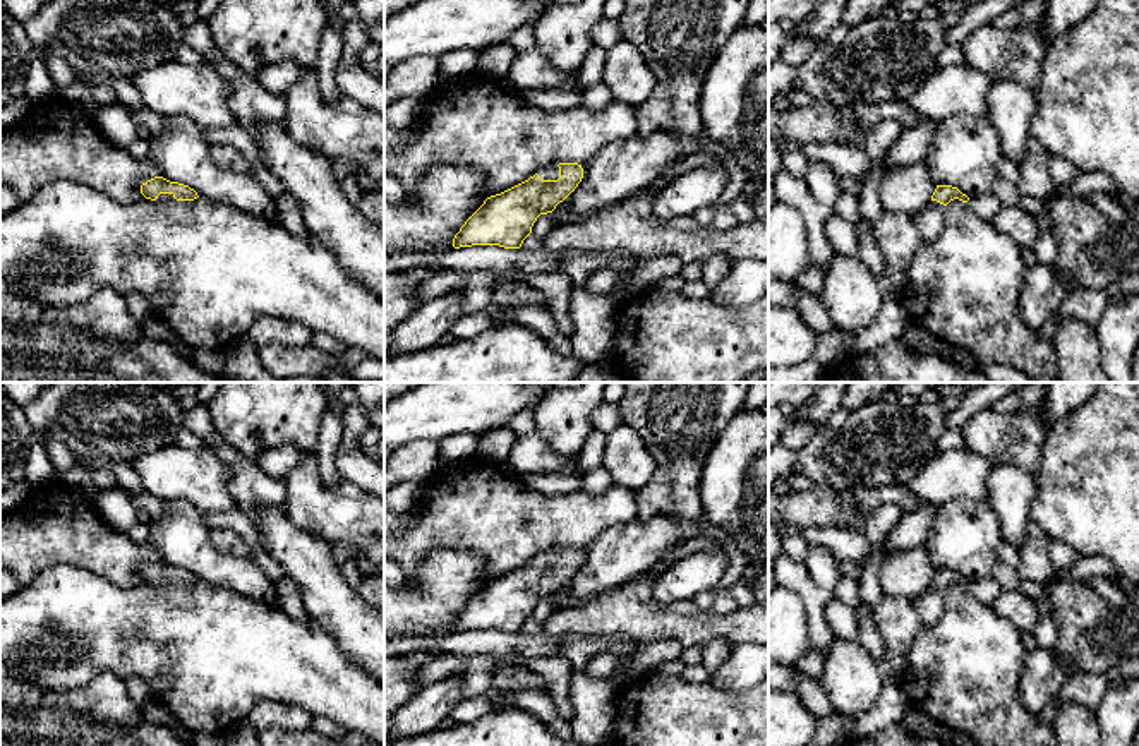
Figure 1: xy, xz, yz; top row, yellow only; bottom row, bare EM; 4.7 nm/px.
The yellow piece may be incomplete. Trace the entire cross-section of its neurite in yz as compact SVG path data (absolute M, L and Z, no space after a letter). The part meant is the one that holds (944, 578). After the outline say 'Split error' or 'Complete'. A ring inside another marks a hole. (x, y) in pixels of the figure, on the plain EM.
M937 569L931 585L913 600L914 609L925 626L933 626L945 611L947 588L954 583L967 587L969 581L952 569Z. Split error

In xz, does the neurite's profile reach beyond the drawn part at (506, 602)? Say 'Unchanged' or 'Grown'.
Grown

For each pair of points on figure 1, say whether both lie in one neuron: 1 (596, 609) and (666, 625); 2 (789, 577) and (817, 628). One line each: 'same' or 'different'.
1: same
2: same

